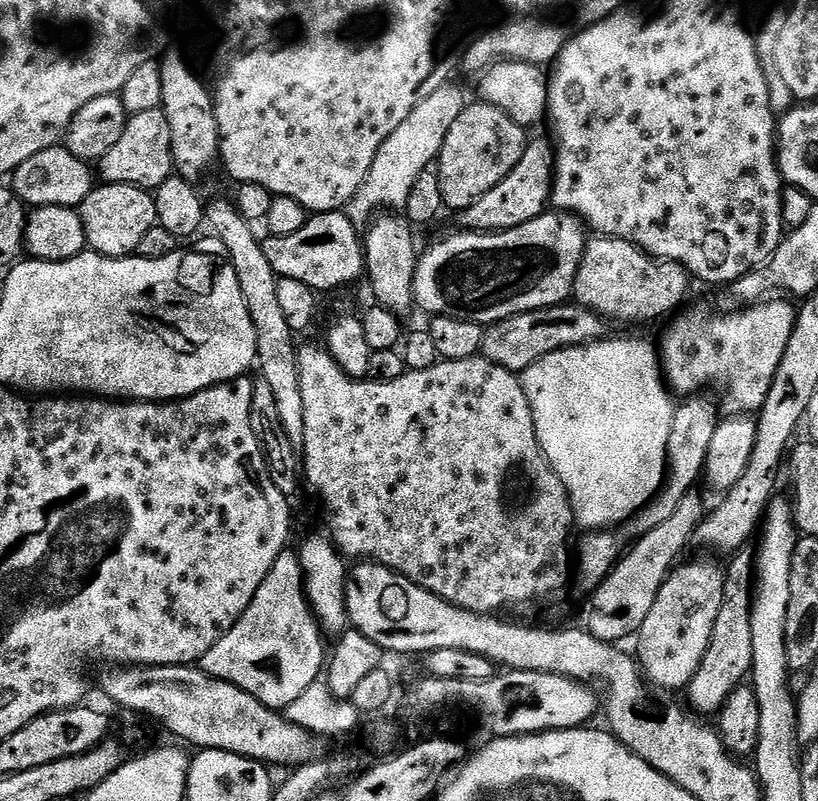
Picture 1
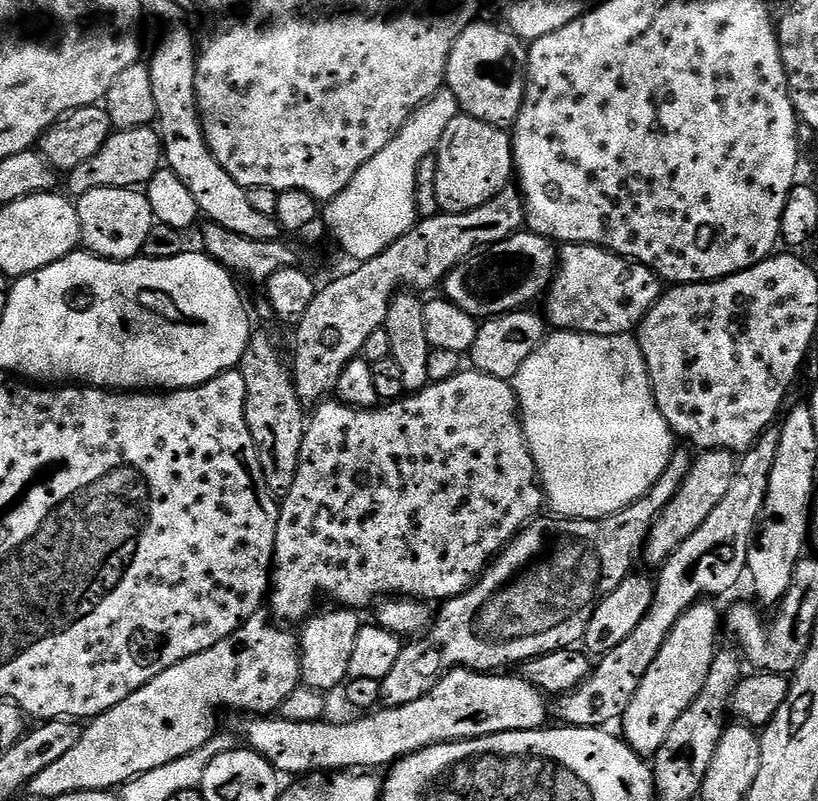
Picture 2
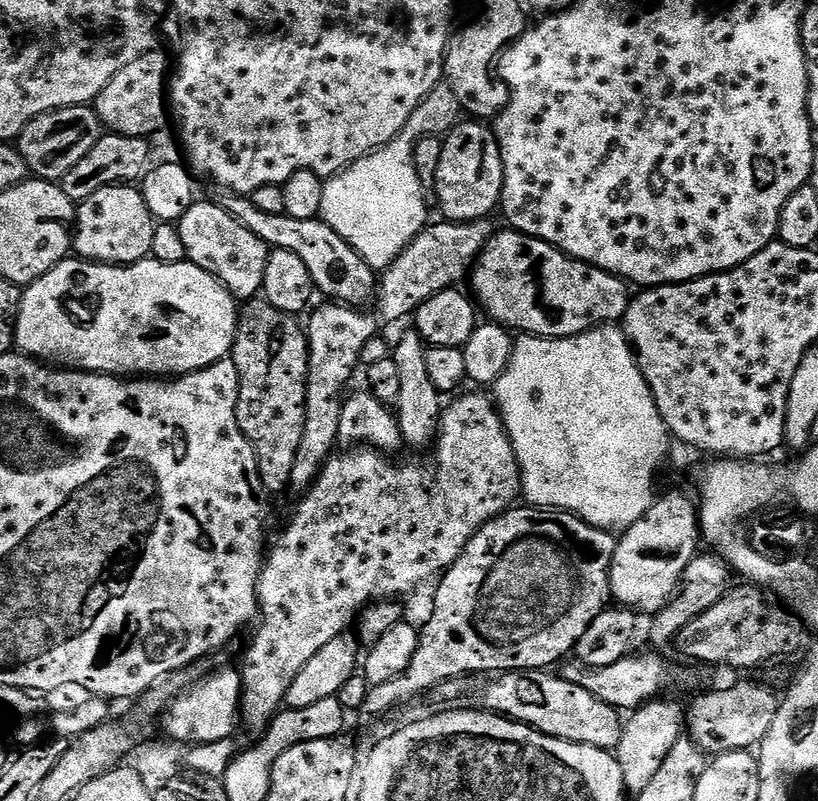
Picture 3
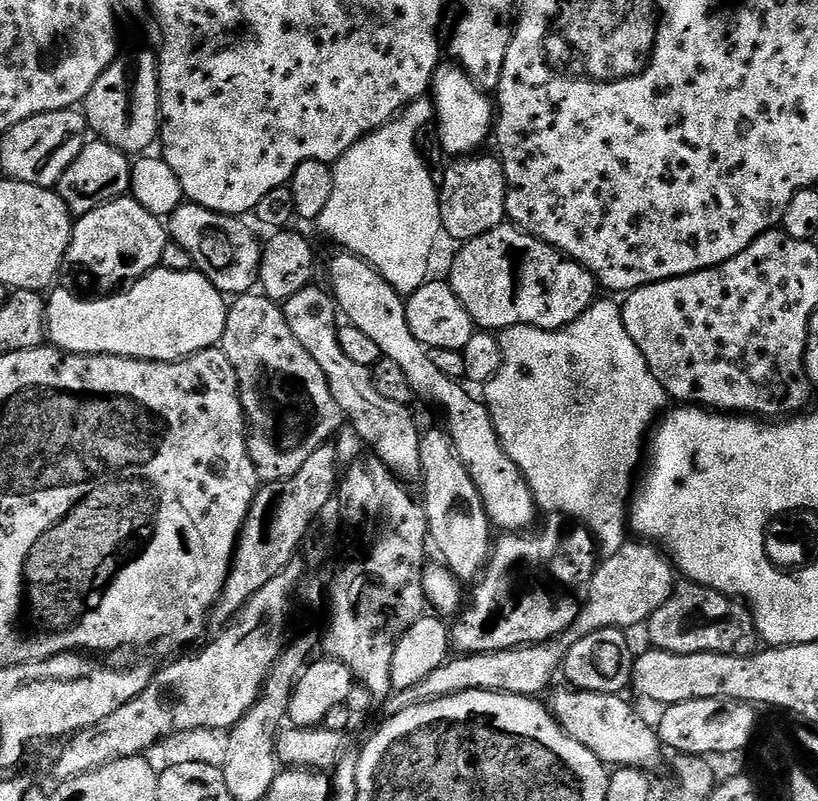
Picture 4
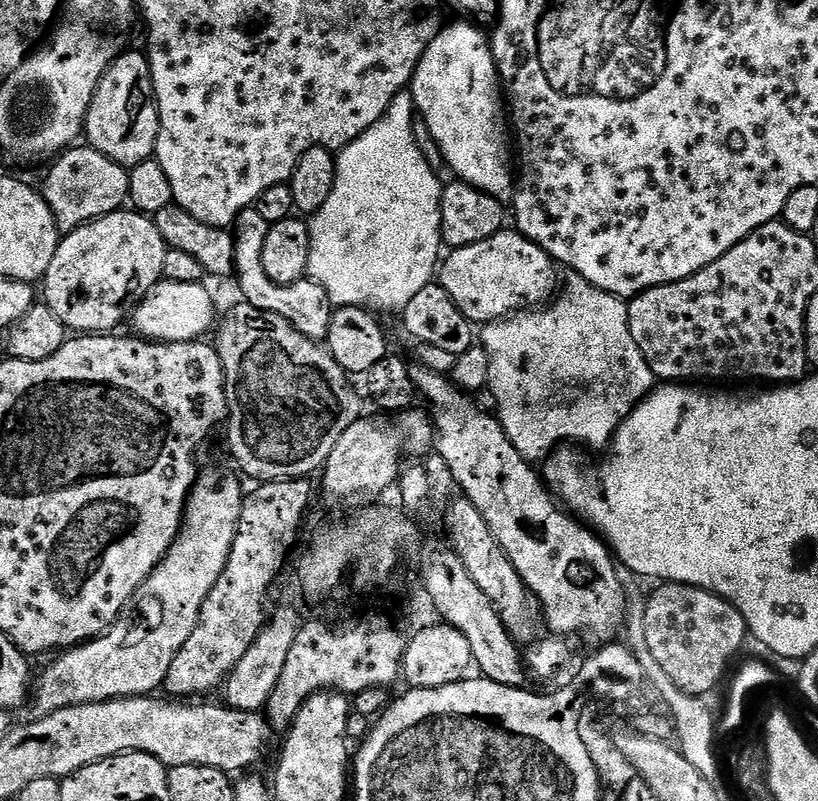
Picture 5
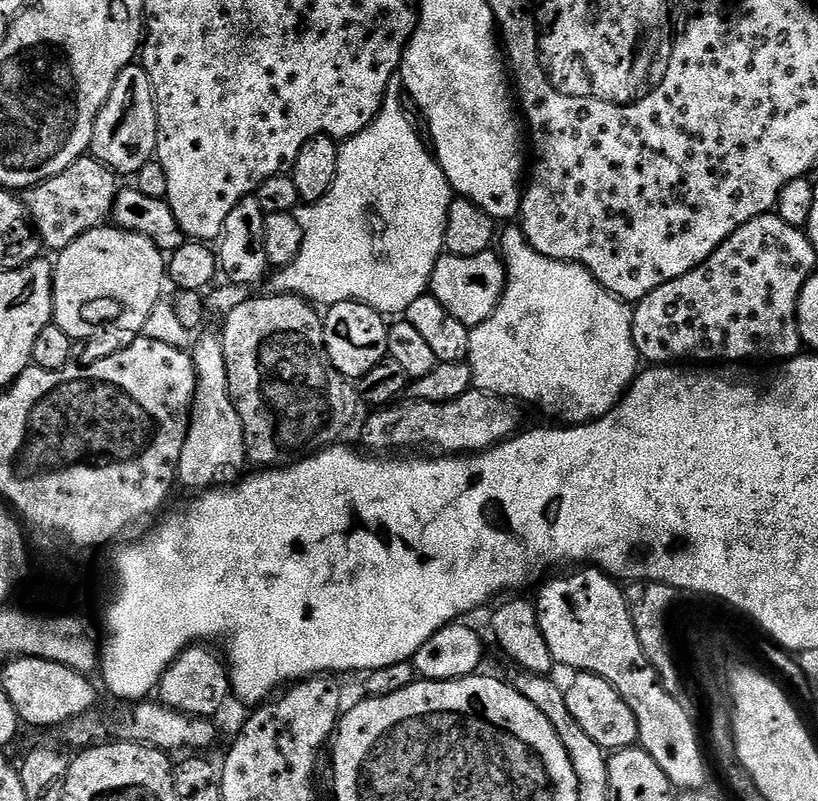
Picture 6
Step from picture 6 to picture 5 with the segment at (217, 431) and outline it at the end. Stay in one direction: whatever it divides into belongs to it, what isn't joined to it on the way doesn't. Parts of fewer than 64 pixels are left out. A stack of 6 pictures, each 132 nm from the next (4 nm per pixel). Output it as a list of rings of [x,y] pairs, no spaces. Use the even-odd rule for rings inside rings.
[[[210,470],[206,473],[203,471],[197,477],[196,485],[192,488],[184,506],[179,534],[176,535],[163,562],[134,592],[132,602],[122,608],[118,618],[103,635],[63,651],[59,655],[61,657],[56,659],[41,676],[39,673],[32,692],[35,717],[48,716],[50,713],[65,709],[66,706],[88,704],[90,701],[153,695],[163,687],[175,655],[194,634],[202,604],[218,582],[218,577],[225,570],[226,563],[229,562],[230,549],[237,536],[238,522],[241,520],[243,497],[244,489],[242,490],[239,480],[234,476],[220,478],[216,471]]]

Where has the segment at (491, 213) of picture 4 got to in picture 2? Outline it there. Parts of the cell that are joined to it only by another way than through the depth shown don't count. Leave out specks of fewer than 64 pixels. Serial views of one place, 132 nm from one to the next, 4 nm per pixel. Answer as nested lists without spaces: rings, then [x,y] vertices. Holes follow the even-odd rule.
[[[461,114],[450,122],[450,126],[446,126],[446,134],[442,134],[435,157],[436,189],[441,213],[462,214],[490,202],[494,194],[509,187],[511,180],[508,179],[514,176],[511,135],[504,128],[478,122],[478,118],[473,116]]]

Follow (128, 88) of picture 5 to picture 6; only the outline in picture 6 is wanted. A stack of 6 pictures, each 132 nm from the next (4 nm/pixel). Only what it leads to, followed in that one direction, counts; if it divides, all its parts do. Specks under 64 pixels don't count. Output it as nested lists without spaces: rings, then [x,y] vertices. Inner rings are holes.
[[[133,62],[118,74],[106,106],[94,122],[91,155],[121,177],[131,177],[142,166],[153,163],[156,155],[156,99],[150,78],[139,63]]]

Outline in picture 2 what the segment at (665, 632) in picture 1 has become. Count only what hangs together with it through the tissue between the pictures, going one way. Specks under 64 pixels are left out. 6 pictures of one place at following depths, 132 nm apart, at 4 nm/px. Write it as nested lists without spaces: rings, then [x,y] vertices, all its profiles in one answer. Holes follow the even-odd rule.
[[[712,602],[691,604],[674,622],[674,626],[660,643],[658,656],[650,662],[650,668],[638,682],[638,690],[634,690],[634,698],[630,698],[630,706],[626,706],[626,714],[622,718],[624,724],[623,743],[633,748],[639,756],[655,757],[656,751],[666,742],[666,734],[678,722],[678,717],[688,709],[690,702],[698,696],[698,690],[710,678],[710,665],[718,651],[716,635],[722,632],[722,616],[716,613]]]

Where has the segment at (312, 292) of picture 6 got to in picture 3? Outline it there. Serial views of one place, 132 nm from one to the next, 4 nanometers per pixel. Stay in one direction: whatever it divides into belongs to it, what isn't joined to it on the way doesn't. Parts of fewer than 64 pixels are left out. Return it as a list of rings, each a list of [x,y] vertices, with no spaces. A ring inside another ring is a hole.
[[[447,82],[436,84],[392,141],[325,183],[319,219],[329,224],[374,270],[386,269],[395,262],[430,220],[430,204],[424,199],[418,170],[414,170],[414,146],[424,136],[443,137],[451,132],[461,116],[454,90]]]

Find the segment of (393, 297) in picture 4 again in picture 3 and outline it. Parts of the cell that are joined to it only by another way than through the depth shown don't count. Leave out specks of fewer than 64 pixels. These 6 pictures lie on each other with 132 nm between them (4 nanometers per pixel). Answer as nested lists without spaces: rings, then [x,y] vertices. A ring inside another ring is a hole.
[[[228,194],[223,197],[224,209],[250,234],[258,234],[262,242],[272,248],[290,250],[306,262],[306,270],[310,270],[312,287],[332,302],[339,302],[349,306],[364,306],[373,299],[378,286],[378,276],[372,267],[358,255],[345,240],[337,234],[329,224],[317,218],[315,220],[299,220],[278,214],[266,214],[254,206],[251,199],[244,194]]]

